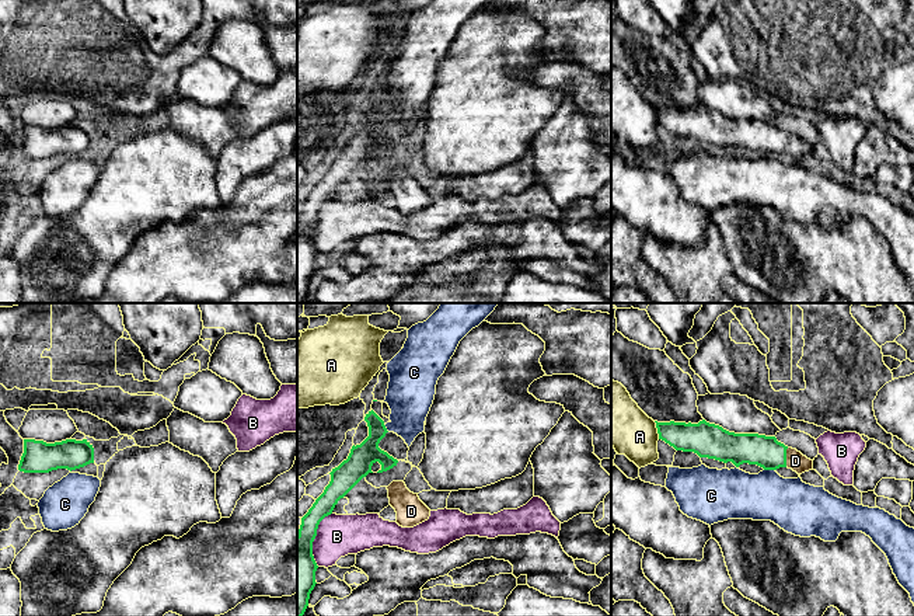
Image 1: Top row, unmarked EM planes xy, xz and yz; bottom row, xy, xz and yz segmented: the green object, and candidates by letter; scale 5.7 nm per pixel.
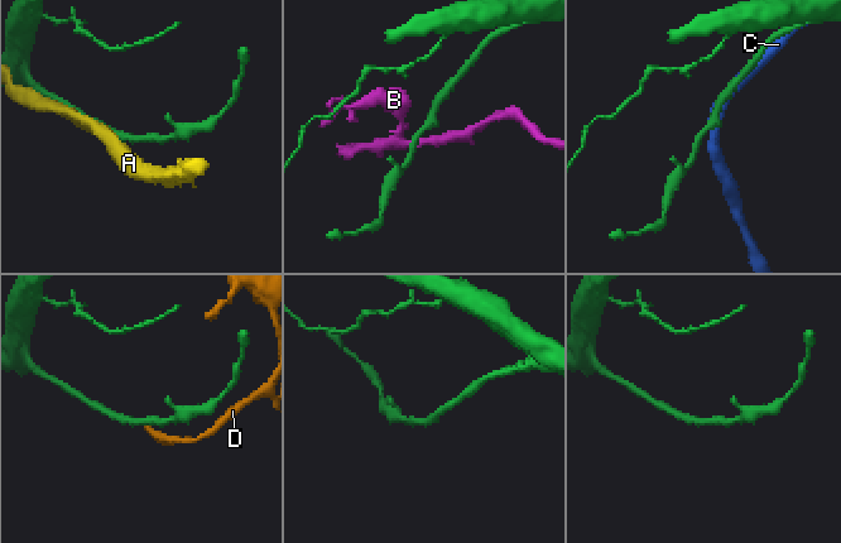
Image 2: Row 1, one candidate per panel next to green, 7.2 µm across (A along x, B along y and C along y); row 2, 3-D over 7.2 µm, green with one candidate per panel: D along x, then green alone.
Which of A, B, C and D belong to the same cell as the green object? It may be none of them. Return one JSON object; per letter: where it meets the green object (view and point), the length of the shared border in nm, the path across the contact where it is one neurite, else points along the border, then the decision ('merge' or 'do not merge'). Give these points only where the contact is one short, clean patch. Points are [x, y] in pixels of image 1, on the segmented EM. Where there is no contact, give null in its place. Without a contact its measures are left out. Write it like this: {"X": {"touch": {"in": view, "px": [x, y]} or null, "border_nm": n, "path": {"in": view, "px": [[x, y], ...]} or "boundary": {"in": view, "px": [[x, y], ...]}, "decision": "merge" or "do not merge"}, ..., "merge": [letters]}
{"A": {"touch": {"in": "yz", "px": [658, 430]}, "border_nm": 110, "decision": "do not merge"}, "B": {"touch": {"in": "xz", "px": [314, 538]}, "border_nm": 320, "boundary": {"in": "xz", "px": [[331, 512], [320, 522], [313, 542], [313, 559], [317, 566]]}, "decision": "do not merge"}, "C": {"touch": {"in": "yz", "px": [770, 469]}, "border_nm": 60, "decision": "do not merge"}, "D": {"touch": {"in": "yz", "px": [785, 458]}, "border_nm": 110, "path": {"in": "yz", "px": [[767, 452], [785, 458], [795, 460]]}, "decision": "merge"}, "merge": ["D"]}

